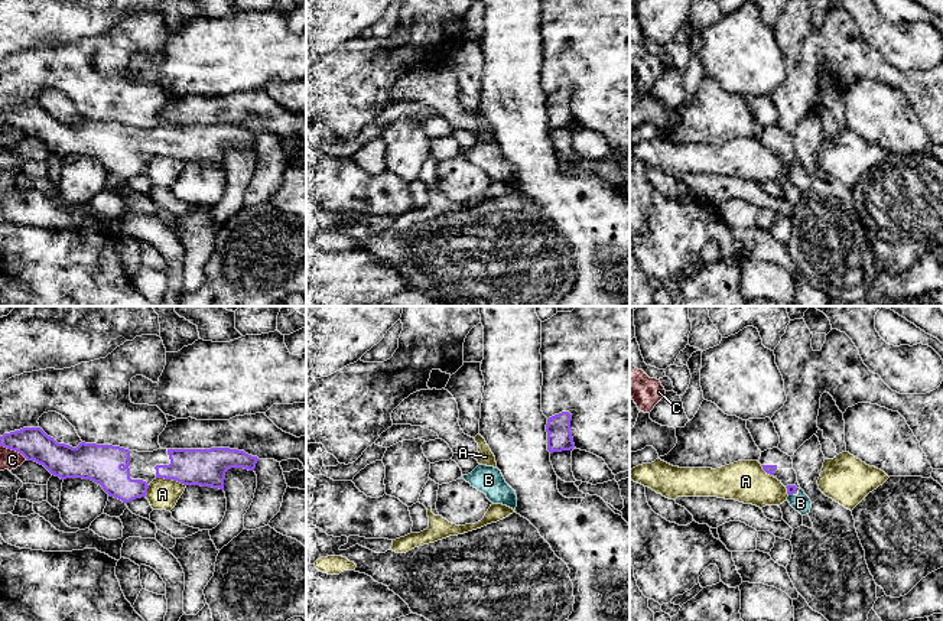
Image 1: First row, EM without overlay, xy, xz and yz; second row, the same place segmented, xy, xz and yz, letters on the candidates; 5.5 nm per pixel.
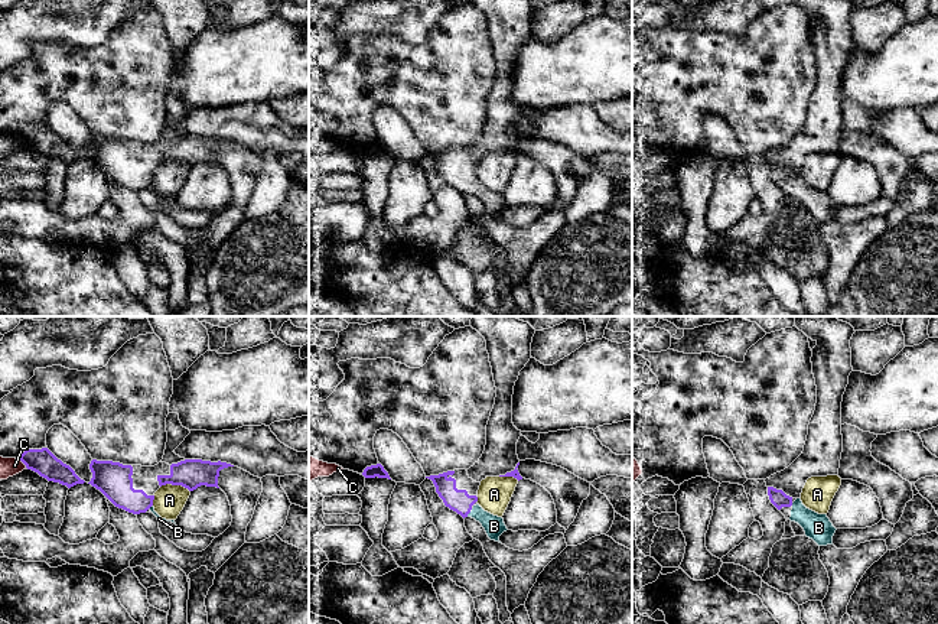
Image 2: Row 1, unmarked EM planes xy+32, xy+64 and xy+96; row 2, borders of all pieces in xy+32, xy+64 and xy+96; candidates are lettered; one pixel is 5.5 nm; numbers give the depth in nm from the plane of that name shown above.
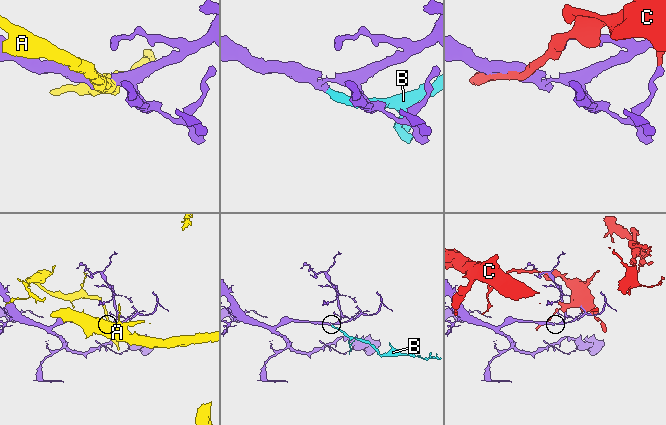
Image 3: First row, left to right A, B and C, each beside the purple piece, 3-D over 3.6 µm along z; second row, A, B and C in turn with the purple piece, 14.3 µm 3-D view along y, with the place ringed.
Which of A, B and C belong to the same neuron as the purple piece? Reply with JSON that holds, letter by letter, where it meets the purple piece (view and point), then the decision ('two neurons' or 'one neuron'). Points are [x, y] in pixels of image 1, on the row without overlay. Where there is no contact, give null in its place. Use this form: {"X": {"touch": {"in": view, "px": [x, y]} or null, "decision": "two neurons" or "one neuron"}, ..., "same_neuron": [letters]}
{"A": {"touch": {"in": "xy", "px": [171, 155]}, "decision": "two neurons"}, "B": {"touch": {"in": "yz", "px": [790, 171]}, "decision": "one neuron"}, "C": {"touch": {"in": "xy", "px": [13, 126]}, "decision": "two neurons"}, "same_neuron": ["B"]}

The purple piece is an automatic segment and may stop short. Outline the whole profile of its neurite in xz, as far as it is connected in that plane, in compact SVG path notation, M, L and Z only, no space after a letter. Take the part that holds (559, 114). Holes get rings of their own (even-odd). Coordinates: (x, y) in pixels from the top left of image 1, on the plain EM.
M562 88L547 95L547 127L562 129L575 124L572 108L570 108L572 91L569 88Z

